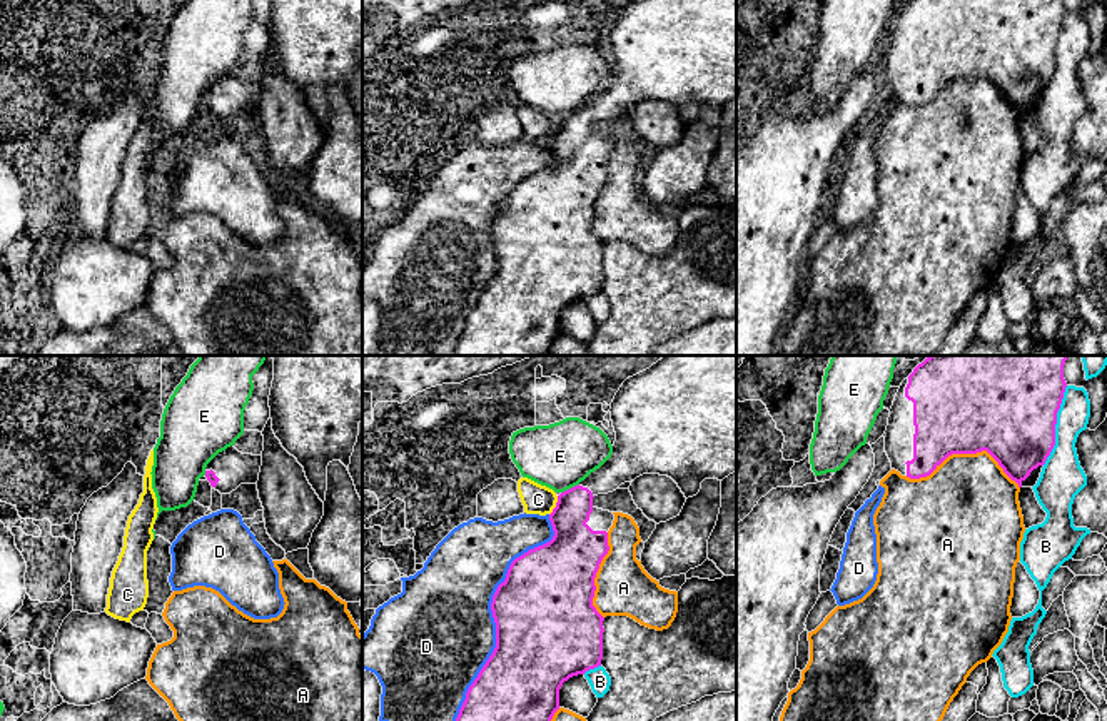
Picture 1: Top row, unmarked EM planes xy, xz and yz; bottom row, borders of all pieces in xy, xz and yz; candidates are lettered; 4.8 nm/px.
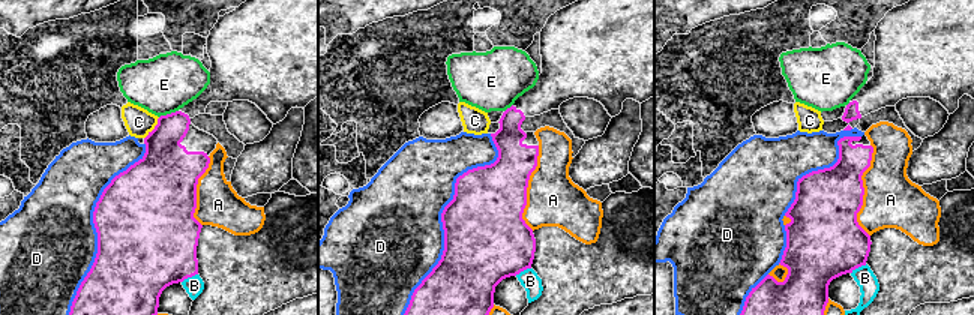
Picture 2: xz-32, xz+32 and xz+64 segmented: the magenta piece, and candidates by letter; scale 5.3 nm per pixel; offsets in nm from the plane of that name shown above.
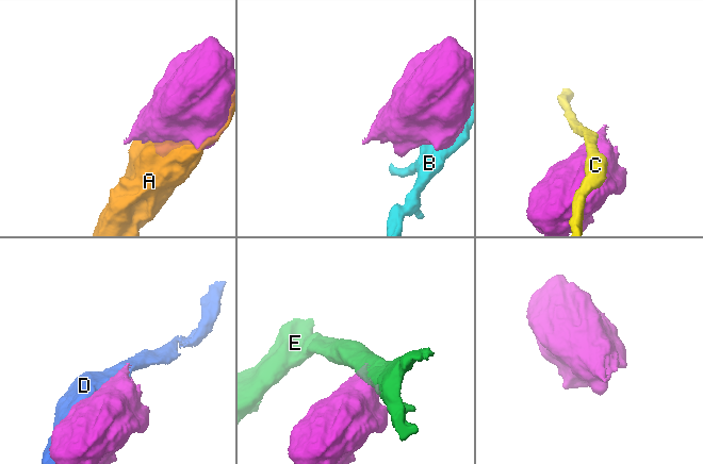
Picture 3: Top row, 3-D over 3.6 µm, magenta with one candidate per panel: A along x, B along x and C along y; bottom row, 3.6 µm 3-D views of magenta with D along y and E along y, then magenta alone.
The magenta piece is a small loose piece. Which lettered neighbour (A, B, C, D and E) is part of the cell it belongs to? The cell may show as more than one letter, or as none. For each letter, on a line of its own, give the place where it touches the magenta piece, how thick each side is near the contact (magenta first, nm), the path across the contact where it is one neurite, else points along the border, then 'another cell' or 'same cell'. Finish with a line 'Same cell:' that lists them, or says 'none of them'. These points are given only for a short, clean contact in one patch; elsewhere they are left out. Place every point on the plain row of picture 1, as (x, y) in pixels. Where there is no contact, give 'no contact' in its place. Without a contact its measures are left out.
A: contact yz (964, 79); calibres 380 and 460 nm; another cell
B: contact yz (1054, 52); calibres 420 and 200 nm; another cell
C: contact xz (556, 132); calibres 260 and 140 nm; another cell
D: contact xz (493, 241); calibres 480 and 500 nm; another cell
E: contact xz (571, 114); calibres 200 and 320 nm; border xz (578, 109), (561, 119); another cell
Same cell: none of them

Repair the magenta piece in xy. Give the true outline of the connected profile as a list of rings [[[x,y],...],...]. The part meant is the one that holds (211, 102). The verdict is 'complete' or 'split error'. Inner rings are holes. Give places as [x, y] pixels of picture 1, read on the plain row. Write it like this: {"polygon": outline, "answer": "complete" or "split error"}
{"polygon": [[[234,72],[219,78],[205,93],[205,103],[220,120],[230,120],[240,110],[257,110],[262,80],[242,80]]], "answer": "split error"}

